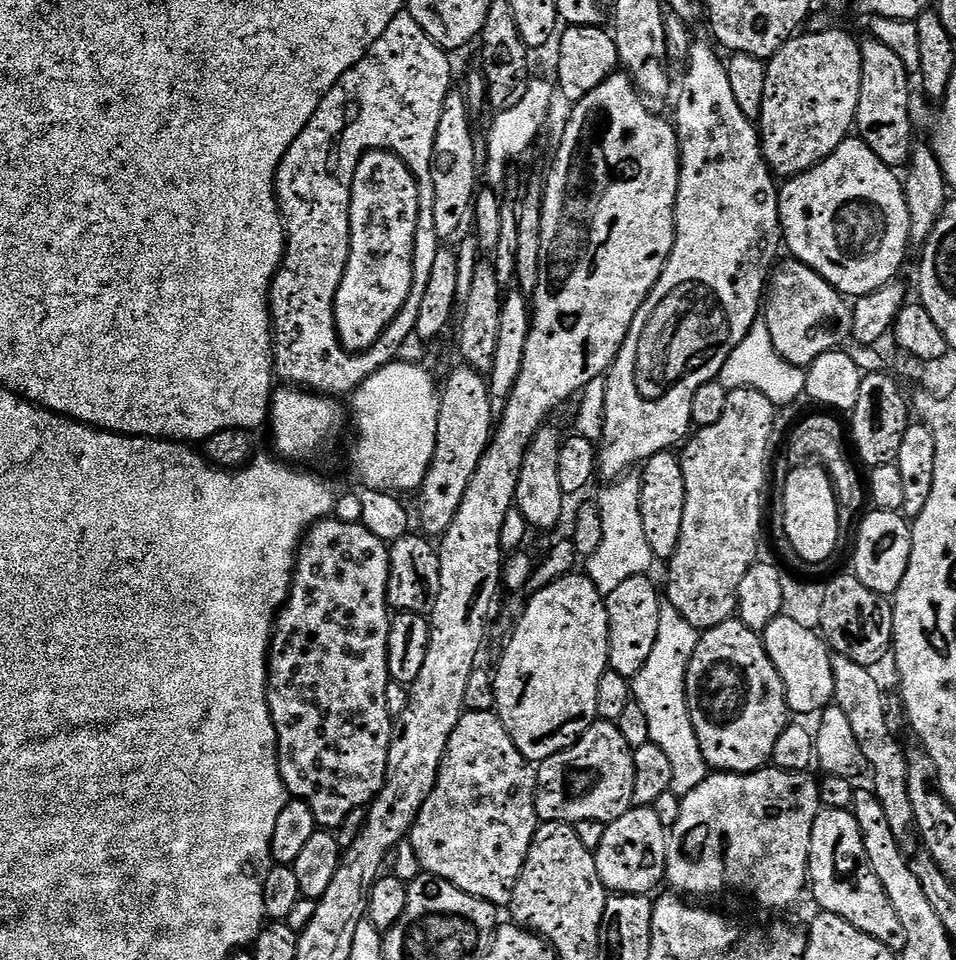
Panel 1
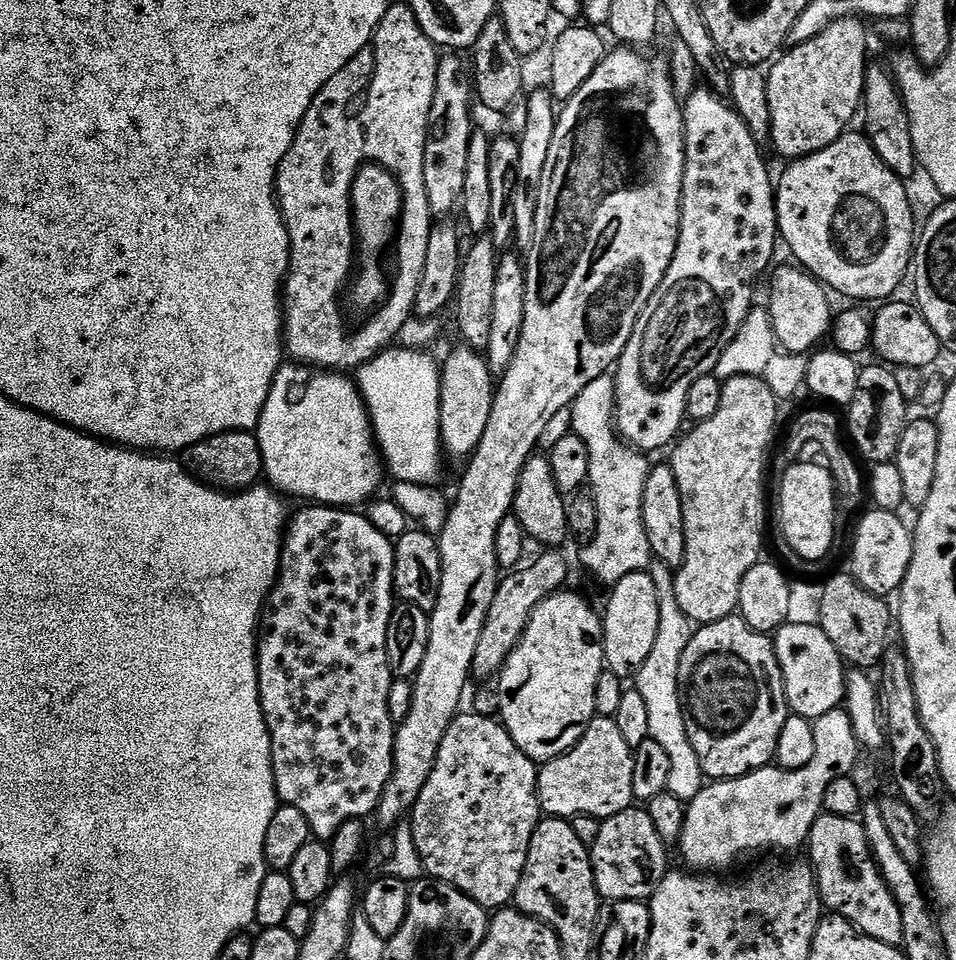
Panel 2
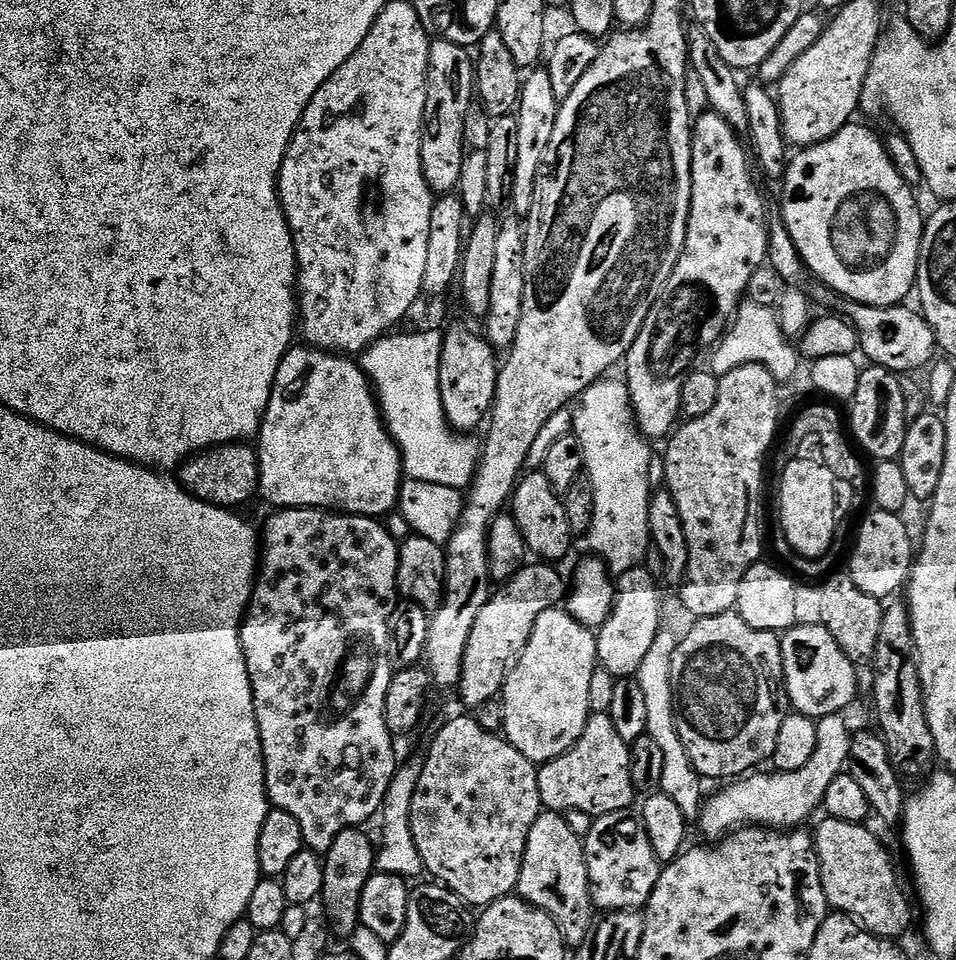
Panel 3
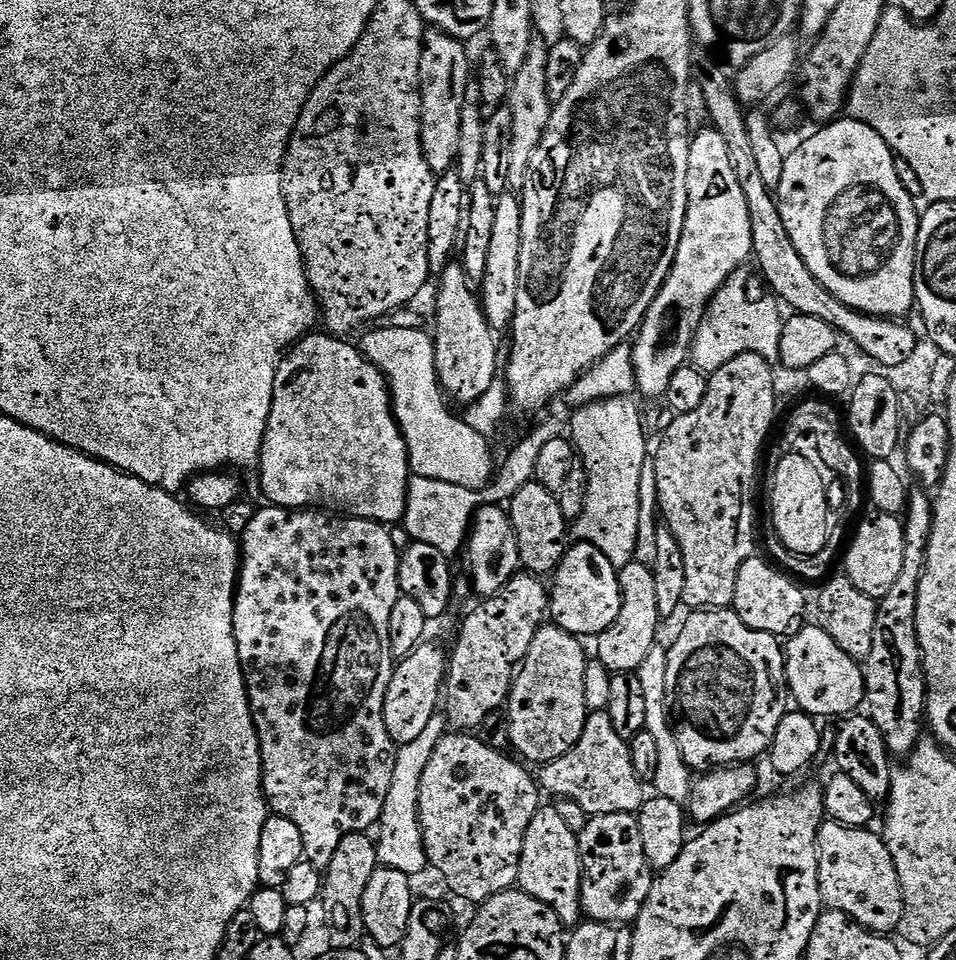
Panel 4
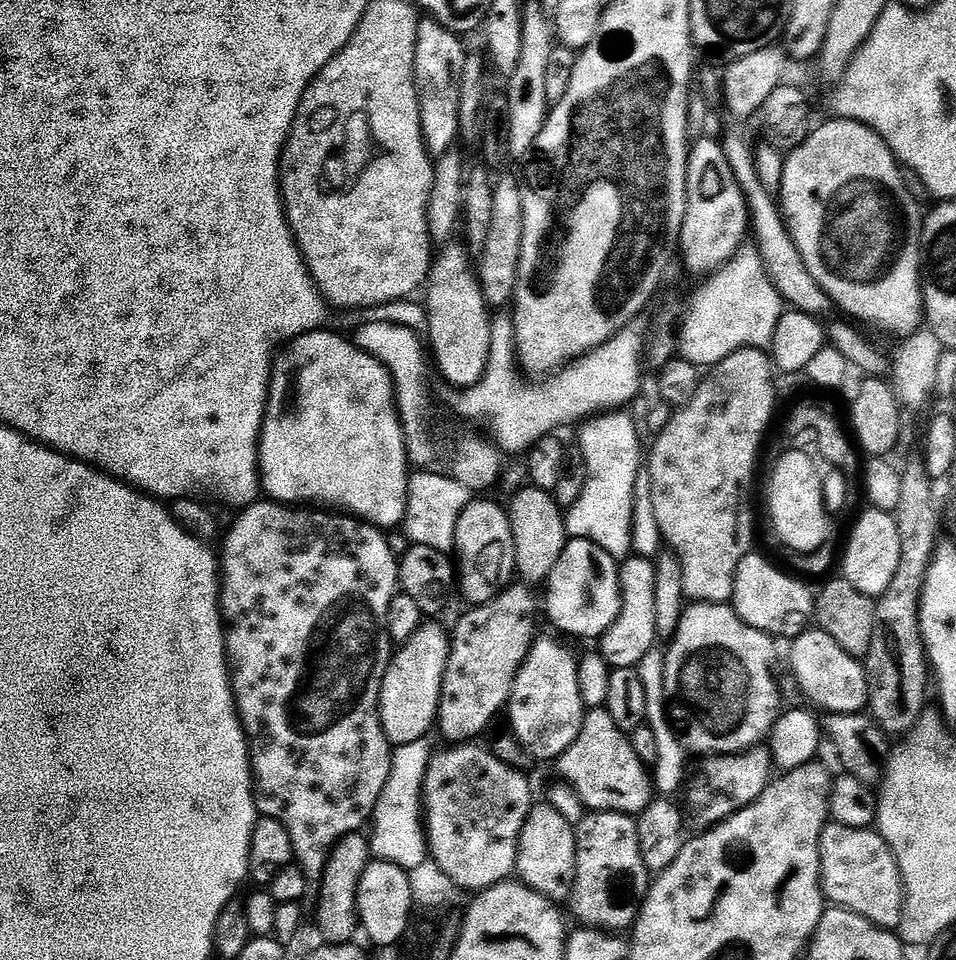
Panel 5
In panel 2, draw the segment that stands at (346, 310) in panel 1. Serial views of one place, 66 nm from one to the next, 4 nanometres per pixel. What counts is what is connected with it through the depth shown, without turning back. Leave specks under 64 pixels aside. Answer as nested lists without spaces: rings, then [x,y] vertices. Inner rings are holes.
[[[371,162],[364,165],[363,168],[360,169],[359,172],[356,173],[356,181],[352,183],[352,222],[354,225],[354,231],[356,234],[356,247],[355,251],[358,253],[358,267],[355,269],[354,272],[354,279],[351,281],[350,289],[352,288],[352,293],[349,294],[348,300],[352,303],[352,308],[356,312],[366,312],[365,314],[372,314],[376,312],[378,308],[388,298],[388,293],[390,289],[390,272],[384,269],[384,255],[389,255],[390,249],[393,247],[394,241],[398,235],[398,225],[400,222],[400,215],[404,212],[404,192],[400,189],[400,181],[396,179],[396,176],[390,169],[383,168],[380,164],[373,164]]]

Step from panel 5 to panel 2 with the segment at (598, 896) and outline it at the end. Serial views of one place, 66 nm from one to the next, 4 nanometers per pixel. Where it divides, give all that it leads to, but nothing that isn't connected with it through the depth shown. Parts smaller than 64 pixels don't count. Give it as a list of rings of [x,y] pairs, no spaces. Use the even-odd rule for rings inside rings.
[[[633,806],[607,817],[598,830],[598,838],[590,846],[596,889],[605,901],[647,901],[656,893],[662,878],[670,871],[665,842],[658,838],[654,822],[643,807]]]

